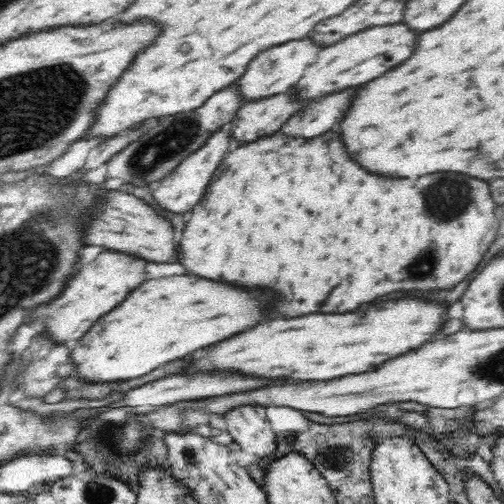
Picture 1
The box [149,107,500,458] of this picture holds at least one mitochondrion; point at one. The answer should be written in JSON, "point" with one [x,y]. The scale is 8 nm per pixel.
{"point":[447,197]}

